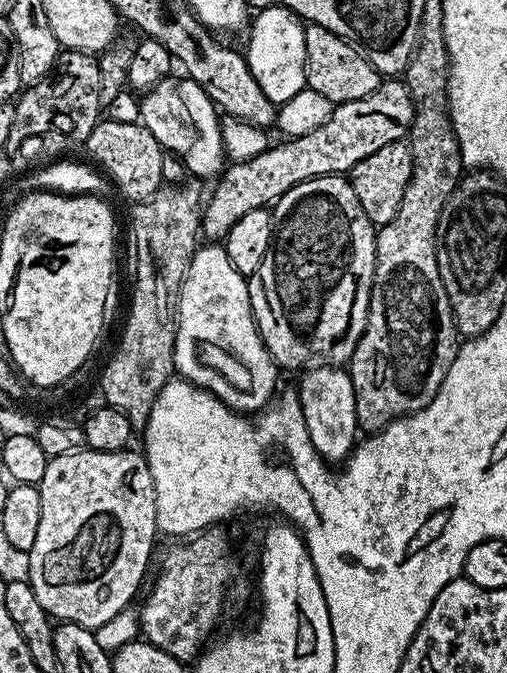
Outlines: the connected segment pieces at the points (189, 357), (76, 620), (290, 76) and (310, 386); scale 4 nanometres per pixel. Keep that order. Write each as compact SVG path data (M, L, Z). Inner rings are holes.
M208 242L203 246L197 247L196 253L192 256L192 261L188 267L188 273L184 275L184 284L180 287L180 311L176 321L176 345L174 346L174 362L176 363L175 371L179 373L183 379L196 385L198 388L204 388L211 392L212 395L217 396L227 408L232 409L233 412L241 414L255 414L268 407L272 403L276 392L276 375L278 369L276 361L272 359L268 353L268 347L264 344L264 339L260 337L258 326L254 322L254 314L250 306L250 294L248 293L248 282L244 275L230 262L230 258L226 254L226 250L216 242Z
M77 450L70 454L51 457L46 466L46 474L42 474L42 482L39 484L40 497L42 498L42 519L38 522L38 538L34 538L34 546L26 554L28 560L28 573L26 579L31 584L34 594L38 594L38 602L47 610L48 615L60 622L77 624L83 628L95 629L118 610L129 607L133 603L136 591L148 572L148 559L152 556L152 543L158 540L156 530L156 491L154 490L154 478L150 478L150 466L139 451L125 450L122 452L93 452L91 450Z
M282 6L259 9L251 17L250 27L247 29L248 52L246 51L250 74L254 74L262 94L266 94L266 98L270 98L270 102L277 106L285 104L306 87L308 59L304 25L305 21Z
M317 364L301 376L304 377L300 380L298 406L306 418L310 442L314 442L314 450L318 450L320 457L328 461L329 465L339 465L347 461L358 443L356 403L351 375L343 367L334 364Z

